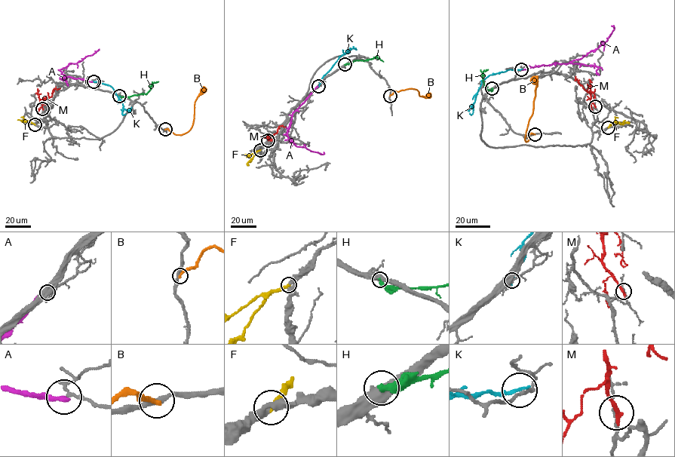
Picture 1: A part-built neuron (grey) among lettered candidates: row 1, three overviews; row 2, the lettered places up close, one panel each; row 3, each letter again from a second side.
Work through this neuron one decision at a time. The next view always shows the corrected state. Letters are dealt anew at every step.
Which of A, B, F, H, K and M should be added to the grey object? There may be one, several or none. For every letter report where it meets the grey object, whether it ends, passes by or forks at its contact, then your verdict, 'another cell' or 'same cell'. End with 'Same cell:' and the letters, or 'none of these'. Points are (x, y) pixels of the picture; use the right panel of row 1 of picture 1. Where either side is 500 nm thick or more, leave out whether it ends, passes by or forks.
A: meets grey at (522, 69); it ends there; another cell
B: meets grey at (535, 134); it ends there; another cell
F: meets grey at (608, 127); it ends there; same cell
H: meets grey at (492, 88); another cell
K: meets grey at (521, 69); it ends there; another cell
M: meets grey at (595, 106); it ends there; another cell
Same cell: F

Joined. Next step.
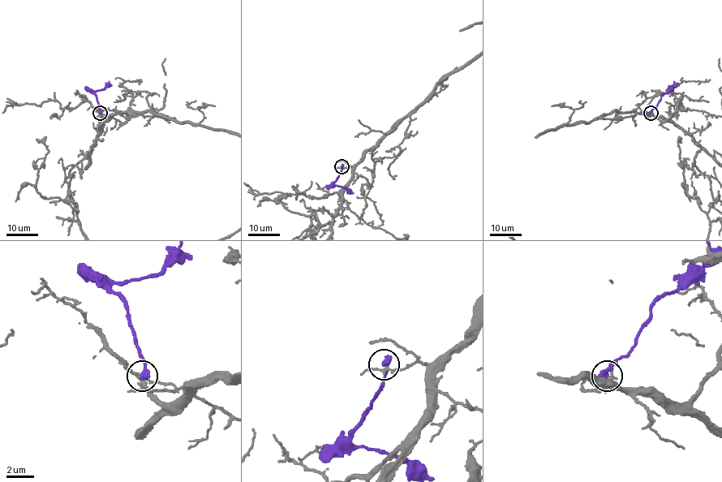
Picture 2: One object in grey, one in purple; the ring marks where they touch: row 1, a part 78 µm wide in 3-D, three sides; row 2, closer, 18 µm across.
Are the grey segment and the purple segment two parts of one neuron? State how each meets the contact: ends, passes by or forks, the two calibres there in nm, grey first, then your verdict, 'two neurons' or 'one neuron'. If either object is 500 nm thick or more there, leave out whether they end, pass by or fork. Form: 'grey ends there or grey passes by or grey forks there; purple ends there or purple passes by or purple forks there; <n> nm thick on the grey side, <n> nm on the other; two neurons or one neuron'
grey passes by; purple ends there; 160 nm thick on the grey side, 480 nm on the other; two neurons

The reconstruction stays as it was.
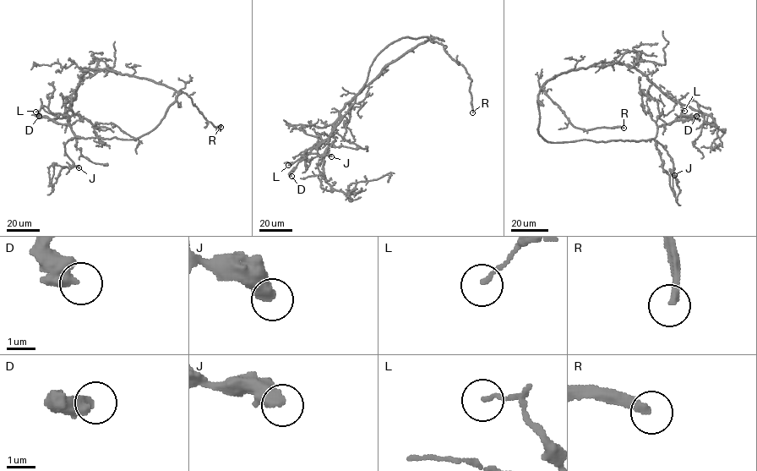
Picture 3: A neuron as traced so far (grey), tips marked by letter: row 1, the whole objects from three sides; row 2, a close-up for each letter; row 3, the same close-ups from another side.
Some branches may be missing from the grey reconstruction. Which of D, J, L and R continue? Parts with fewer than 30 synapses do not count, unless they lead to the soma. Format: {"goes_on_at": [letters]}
{"goes_on_at": ["J", "R"]}

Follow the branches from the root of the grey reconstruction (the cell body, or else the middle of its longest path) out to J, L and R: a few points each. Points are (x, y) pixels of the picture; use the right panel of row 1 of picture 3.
J: (547, 82), (540, 89), (537, 101), (538, 133), (546, 140), (653, 139), (667, 151), (673, 162), (674, 175)
L: (547, 82), (538, 95), (538, 133), (549, 142), (650, 139), (656, 136), (658, 127), (670, 124), (684, 111)
R: (547, 82), (541, 88), (575, 128), (585, 130), (623, 128)

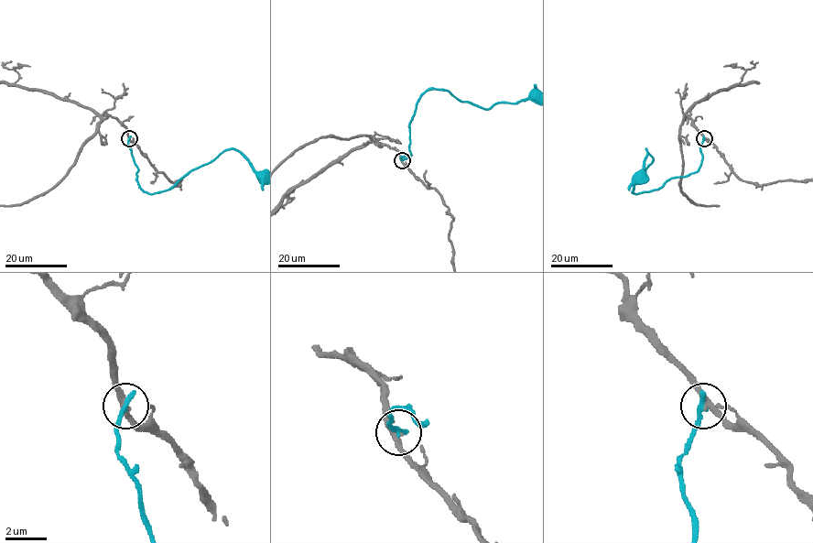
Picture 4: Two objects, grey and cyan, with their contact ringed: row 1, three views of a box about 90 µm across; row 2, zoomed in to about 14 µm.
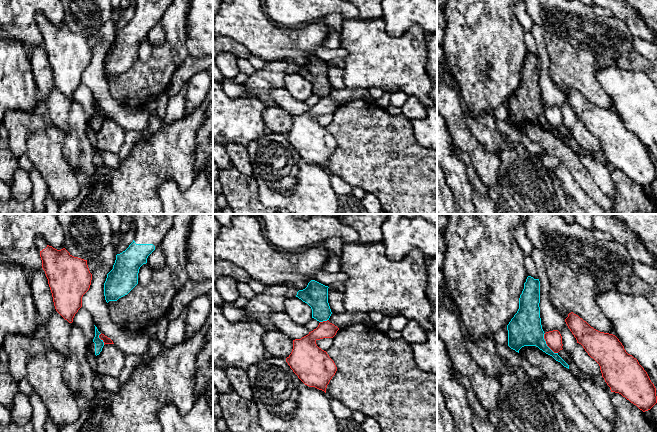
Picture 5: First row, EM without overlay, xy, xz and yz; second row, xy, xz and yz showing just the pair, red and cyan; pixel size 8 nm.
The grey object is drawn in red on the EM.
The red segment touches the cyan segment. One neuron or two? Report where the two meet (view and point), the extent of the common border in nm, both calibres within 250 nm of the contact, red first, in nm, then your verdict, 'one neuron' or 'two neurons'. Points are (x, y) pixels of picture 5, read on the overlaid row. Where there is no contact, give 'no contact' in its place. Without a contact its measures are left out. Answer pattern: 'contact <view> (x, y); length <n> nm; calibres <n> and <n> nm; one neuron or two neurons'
contact yz (546, 343); length 200 nm; calibres 130 and 260 nm; two neurons

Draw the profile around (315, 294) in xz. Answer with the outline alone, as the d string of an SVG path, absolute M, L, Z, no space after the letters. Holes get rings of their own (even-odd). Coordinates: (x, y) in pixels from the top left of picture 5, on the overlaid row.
M249 214L232 218L230 227L222 226L213 241L213 257L229 261L247 272L250 278L264 285L291 283L298 290L296 297L312 309L312 318L319 322L329 320L332 312L328 303L328 286L314 280L318 271L324 269L329 253L323 245L315 245L298 251L283 251L275 248L266 238L261 223Z

